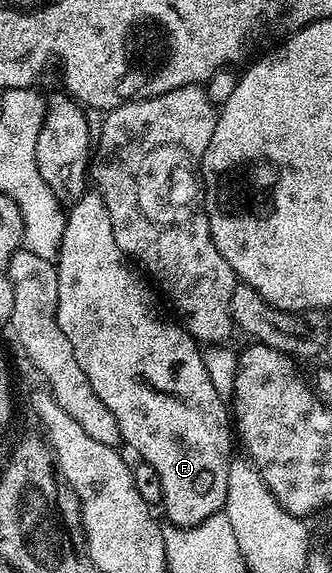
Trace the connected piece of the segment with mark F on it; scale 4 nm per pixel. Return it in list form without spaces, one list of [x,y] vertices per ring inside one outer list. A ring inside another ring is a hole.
[[[85,191],[84,197],[75,201],[67,209],[64,218],[64,233],[60,243],[60,255],[55,261],[55,265],[58,274],[58,310],[56,311],[58,326],[62,330],[62,334],[66,334],[66,338],[70,338],[70,346],[74,346],[74,358],[78,362],[78,366],[82,366],[86,378],[90,378],[90,386],[94,386],[94,394],[98,394],[98,398],[102,398],[102,403],[110,409],[110,414],[114,414],[114,418],[118,422],[121,441],[125,445],[129,444],[140,455],[139,459],[143,463],[154,466],[154,470],[158,470],[158,478],[162,478],[162,494],[164,495],[162,511],[168,515],[167,523],[178,528],[192,528],[195,524],[201,524],[206,518],[217,515],[227,502],[227,474],[229,464],[234,459],[234,453],[232,453],[234,428],[230,423],[229,405],[226,403],[225,397],[220,396],[218,390],[214,390],[214,382],[210,382],[210,374],[204,365],[204,352],[201,345],[193,340],[191,334],[179,323],[171,324],[170,321],[163,320],[156,313],[156,308],[152,305],[152,292],[140,281],[141,273],[126,259],[118,242],[114,242],[110,214],[106,210],[100,192]]]

